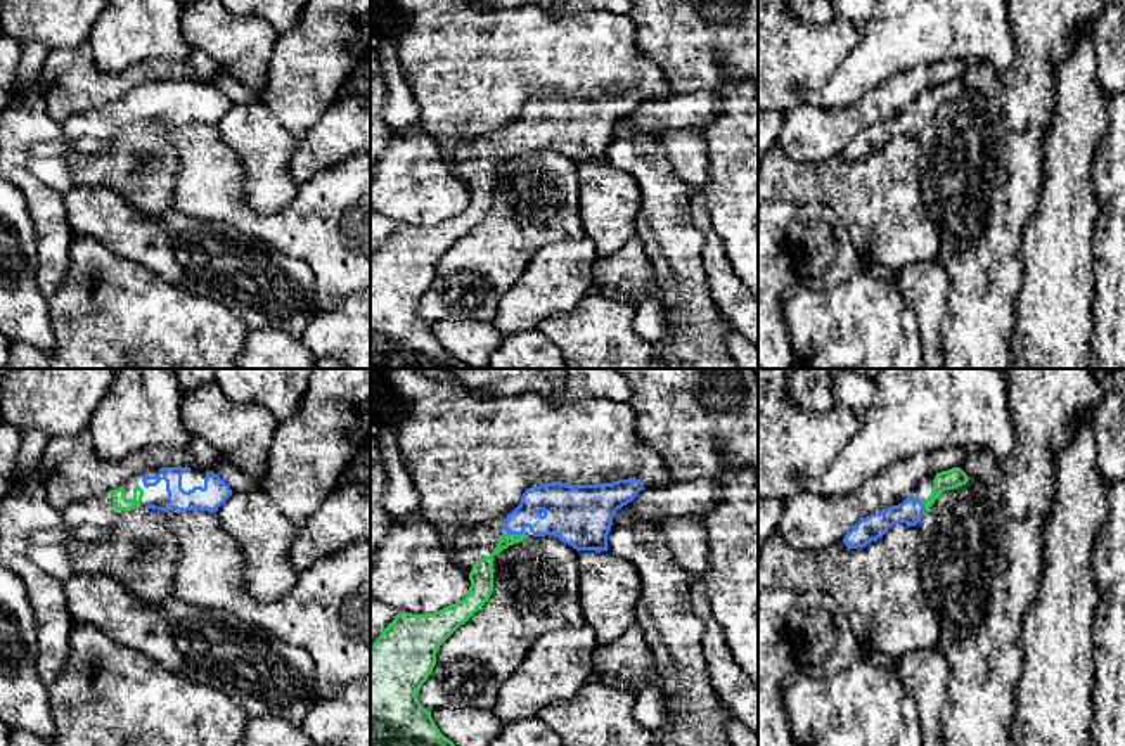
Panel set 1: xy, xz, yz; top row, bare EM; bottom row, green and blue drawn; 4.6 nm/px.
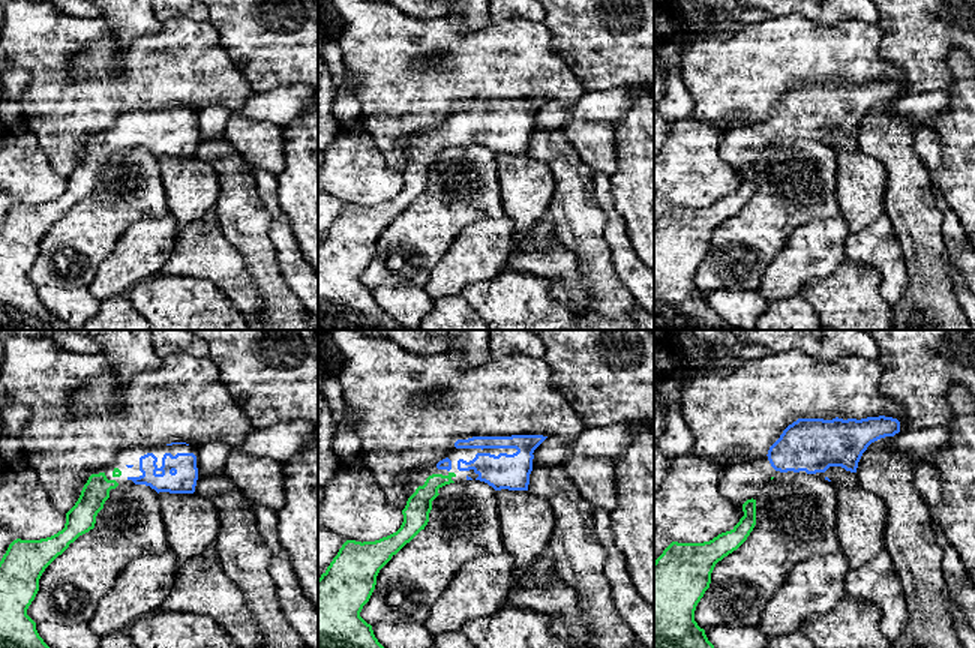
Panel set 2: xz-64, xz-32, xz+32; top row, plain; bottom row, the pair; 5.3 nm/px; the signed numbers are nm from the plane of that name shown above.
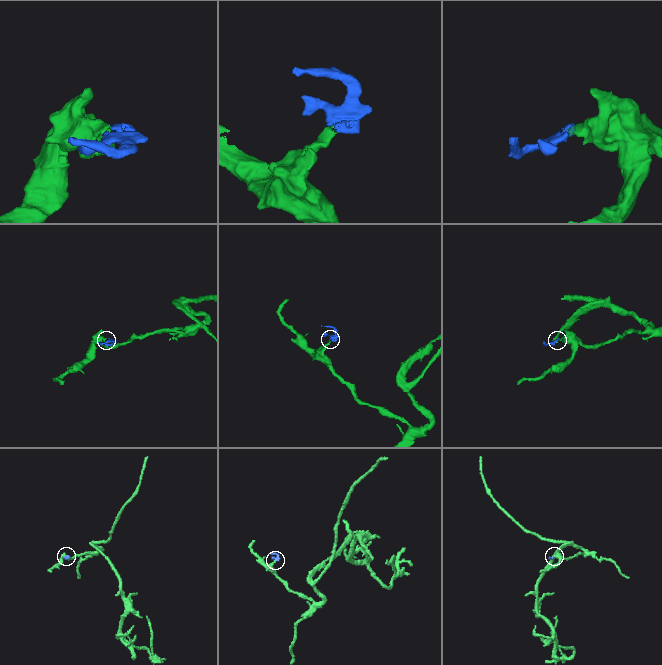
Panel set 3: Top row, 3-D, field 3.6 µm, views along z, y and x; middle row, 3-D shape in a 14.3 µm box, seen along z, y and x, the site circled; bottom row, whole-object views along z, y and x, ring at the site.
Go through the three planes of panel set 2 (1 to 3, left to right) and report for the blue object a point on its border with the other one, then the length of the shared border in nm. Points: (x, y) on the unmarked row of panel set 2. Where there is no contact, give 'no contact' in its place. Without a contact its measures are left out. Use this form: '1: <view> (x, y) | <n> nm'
1: no contact
2: no contact
3: no contact

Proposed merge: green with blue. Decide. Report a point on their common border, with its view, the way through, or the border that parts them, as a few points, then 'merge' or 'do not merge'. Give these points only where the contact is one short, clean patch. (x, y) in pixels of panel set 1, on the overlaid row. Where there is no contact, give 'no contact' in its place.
meets green in xz at (516, 535); runs through xz (482, 575), (495, 551), (516, 535), (565, 513); merge

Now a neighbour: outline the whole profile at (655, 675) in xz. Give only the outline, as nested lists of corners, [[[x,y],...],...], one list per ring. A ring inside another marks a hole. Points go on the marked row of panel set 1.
[[[658,668],[651,670],[640,680],[628,680],[628,678],[616,677],[616,675],[611,675],[611,673],[594,673],[592,680],[601,682],[601,684],[608,684],[608,685],[613,685],[613,687],[628,689],[632,692],[637,692],[646,684],[654,684],[663,692],[661,672]]]

